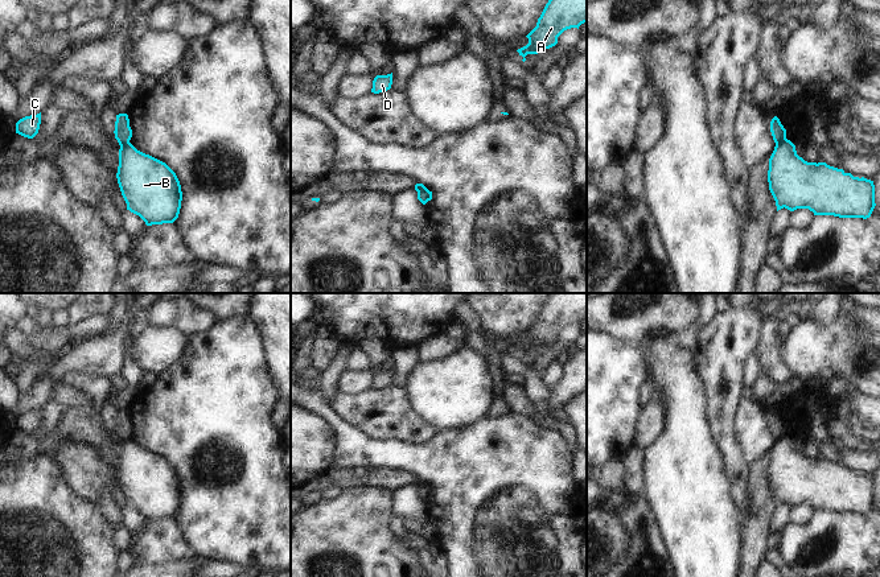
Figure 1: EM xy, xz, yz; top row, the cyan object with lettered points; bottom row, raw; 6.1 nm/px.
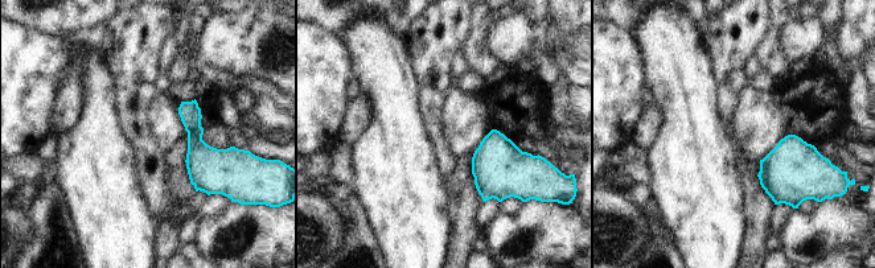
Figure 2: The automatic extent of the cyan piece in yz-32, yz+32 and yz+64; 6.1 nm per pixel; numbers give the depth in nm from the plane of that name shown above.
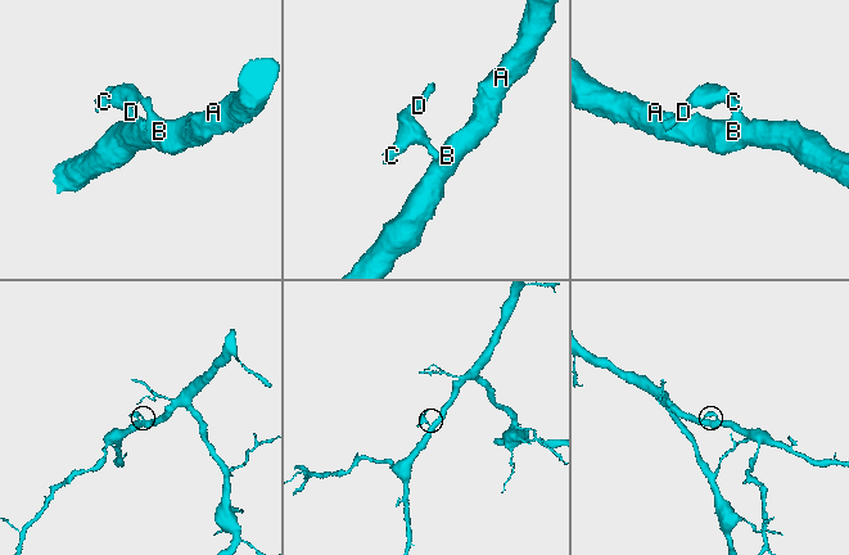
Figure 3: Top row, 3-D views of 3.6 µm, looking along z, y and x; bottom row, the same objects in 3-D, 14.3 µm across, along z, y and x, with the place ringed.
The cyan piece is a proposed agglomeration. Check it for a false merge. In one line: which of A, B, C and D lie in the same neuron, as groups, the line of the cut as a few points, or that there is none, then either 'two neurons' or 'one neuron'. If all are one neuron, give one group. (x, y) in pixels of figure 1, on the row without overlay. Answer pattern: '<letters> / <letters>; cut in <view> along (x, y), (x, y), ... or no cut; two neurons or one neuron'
A B / C D; cut in yz along (785, 433), (776, 441); two neurons

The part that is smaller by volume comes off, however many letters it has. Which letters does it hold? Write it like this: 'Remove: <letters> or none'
Remove: C, D

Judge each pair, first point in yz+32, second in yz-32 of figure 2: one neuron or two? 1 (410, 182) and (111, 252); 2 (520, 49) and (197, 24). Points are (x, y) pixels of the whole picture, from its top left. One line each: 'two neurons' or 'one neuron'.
1: one neuron
2: two neurons

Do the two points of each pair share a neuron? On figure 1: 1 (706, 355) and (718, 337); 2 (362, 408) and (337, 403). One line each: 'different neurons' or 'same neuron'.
1: same neuron
2: same neuron

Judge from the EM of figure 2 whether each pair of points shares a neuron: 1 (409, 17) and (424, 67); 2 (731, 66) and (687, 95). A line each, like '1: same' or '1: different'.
1: different
2: different

